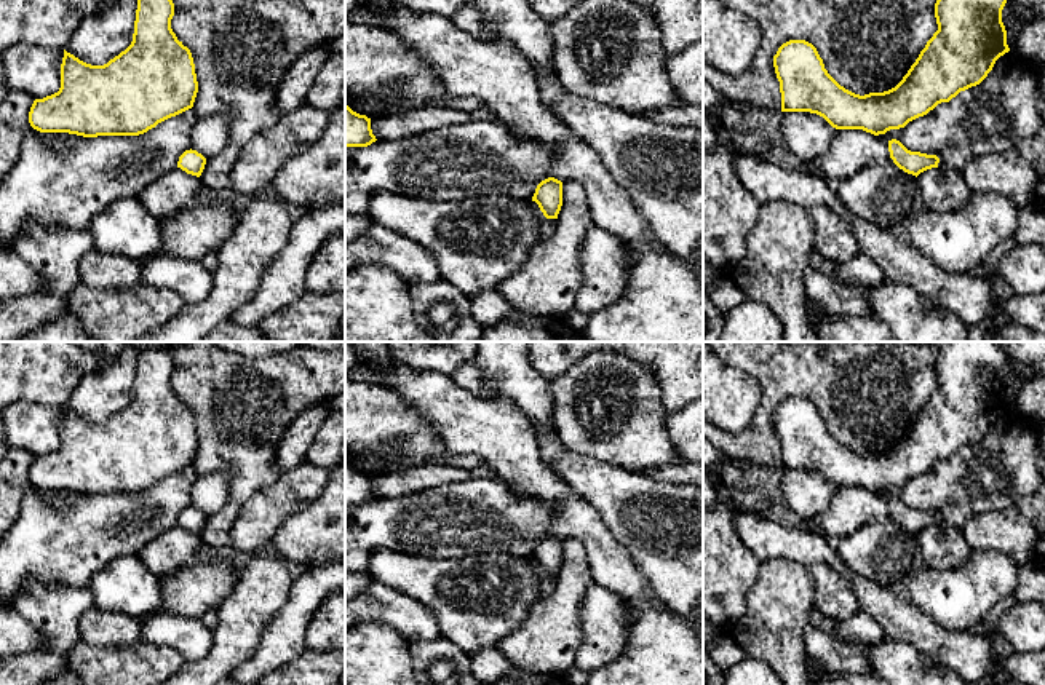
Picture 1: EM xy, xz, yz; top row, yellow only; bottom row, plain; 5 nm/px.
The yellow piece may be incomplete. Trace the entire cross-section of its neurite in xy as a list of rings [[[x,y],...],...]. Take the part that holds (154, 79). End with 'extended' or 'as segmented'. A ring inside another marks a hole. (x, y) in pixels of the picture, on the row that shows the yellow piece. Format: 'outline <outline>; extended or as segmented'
outline [[[137,0],[131,45],[104,65],[91,65],[64,49],[61,88],[35,99],[29,123],[40,133],[83,137],[139,136],[193,107],[198,81],[192,53],[171,29],[173,0]]]; as segmented

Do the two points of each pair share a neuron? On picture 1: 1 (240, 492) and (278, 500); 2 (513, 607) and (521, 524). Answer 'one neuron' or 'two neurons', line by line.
1: two neurons
2: two neurons

